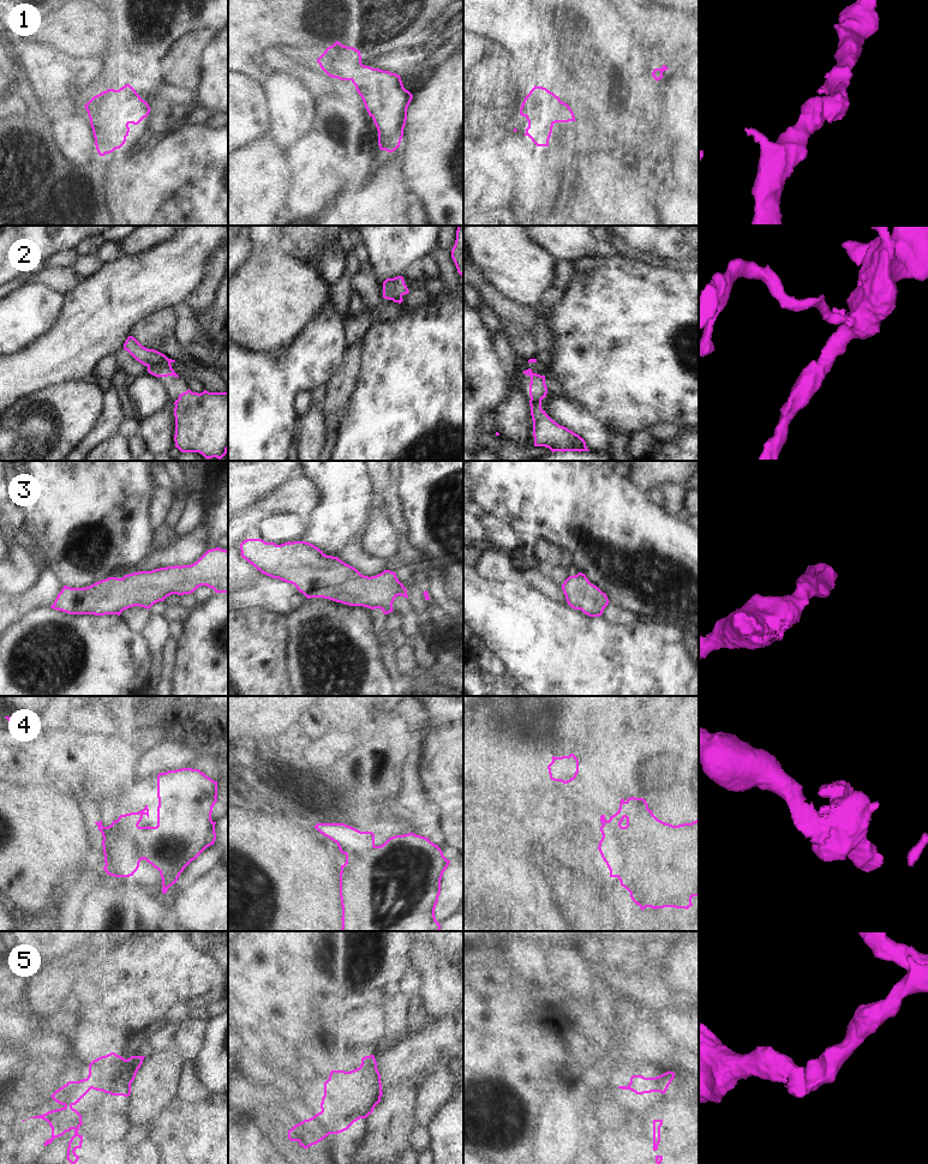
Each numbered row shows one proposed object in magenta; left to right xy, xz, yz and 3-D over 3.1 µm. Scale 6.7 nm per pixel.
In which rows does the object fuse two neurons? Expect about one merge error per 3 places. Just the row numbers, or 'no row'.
2, 4

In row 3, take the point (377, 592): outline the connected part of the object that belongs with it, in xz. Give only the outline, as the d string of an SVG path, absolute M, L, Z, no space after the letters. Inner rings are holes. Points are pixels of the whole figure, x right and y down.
M246 539L240 551L241 557L262 574L294 584L307 599L324 598L349 606L381 608L384 614L394 611L396 596L408 599L395 572L384 570L376 576L364 576L306 541L276 545Z

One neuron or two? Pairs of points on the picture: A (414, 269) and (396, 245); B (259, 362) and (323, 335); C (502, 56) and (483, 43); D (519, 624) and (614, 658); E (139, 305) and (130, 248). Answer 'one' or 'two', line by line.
A: two
B: one
C: one
D: one
E: two

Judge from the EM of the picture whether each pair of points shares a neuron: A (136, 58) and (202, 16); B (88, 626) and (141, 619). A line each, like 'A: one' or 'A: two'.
A: one
B: two

